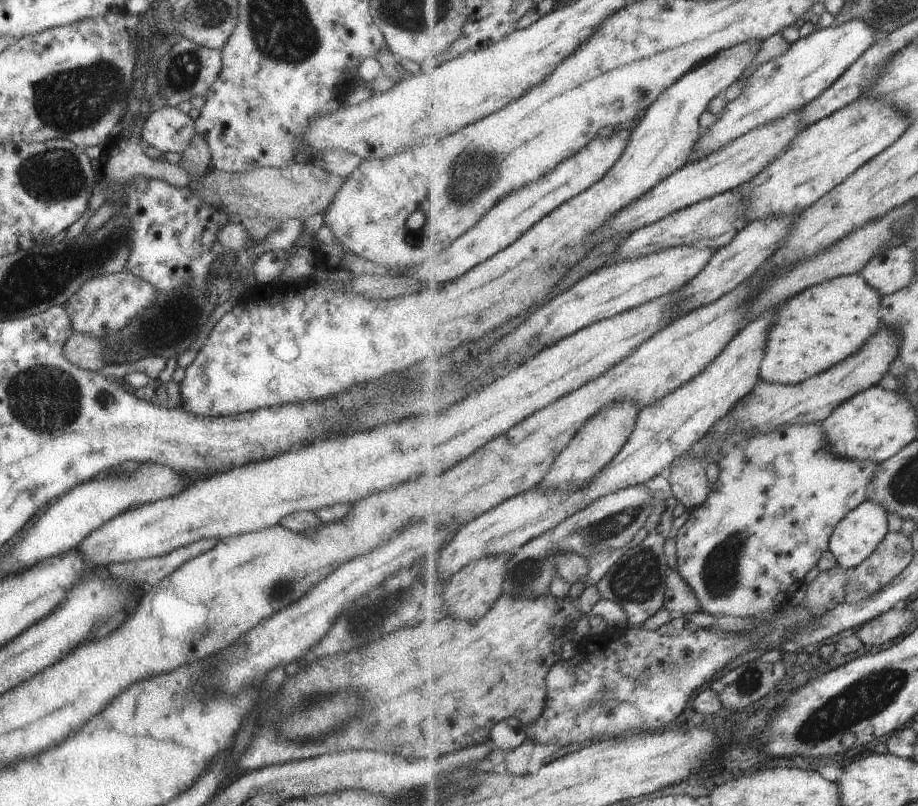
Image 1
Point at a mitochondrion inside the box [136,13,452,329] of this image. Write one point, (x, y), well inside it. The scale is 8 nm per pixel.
(183, 71)

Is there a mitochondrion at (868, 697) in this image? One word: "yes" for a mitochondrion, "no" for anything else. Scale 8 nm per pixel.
yes

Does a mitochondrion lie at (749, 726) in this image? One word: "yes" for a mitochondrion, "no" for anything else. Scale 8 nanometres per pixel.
no

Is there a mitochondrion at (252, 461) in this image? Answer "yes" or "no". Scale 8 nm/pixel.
no

